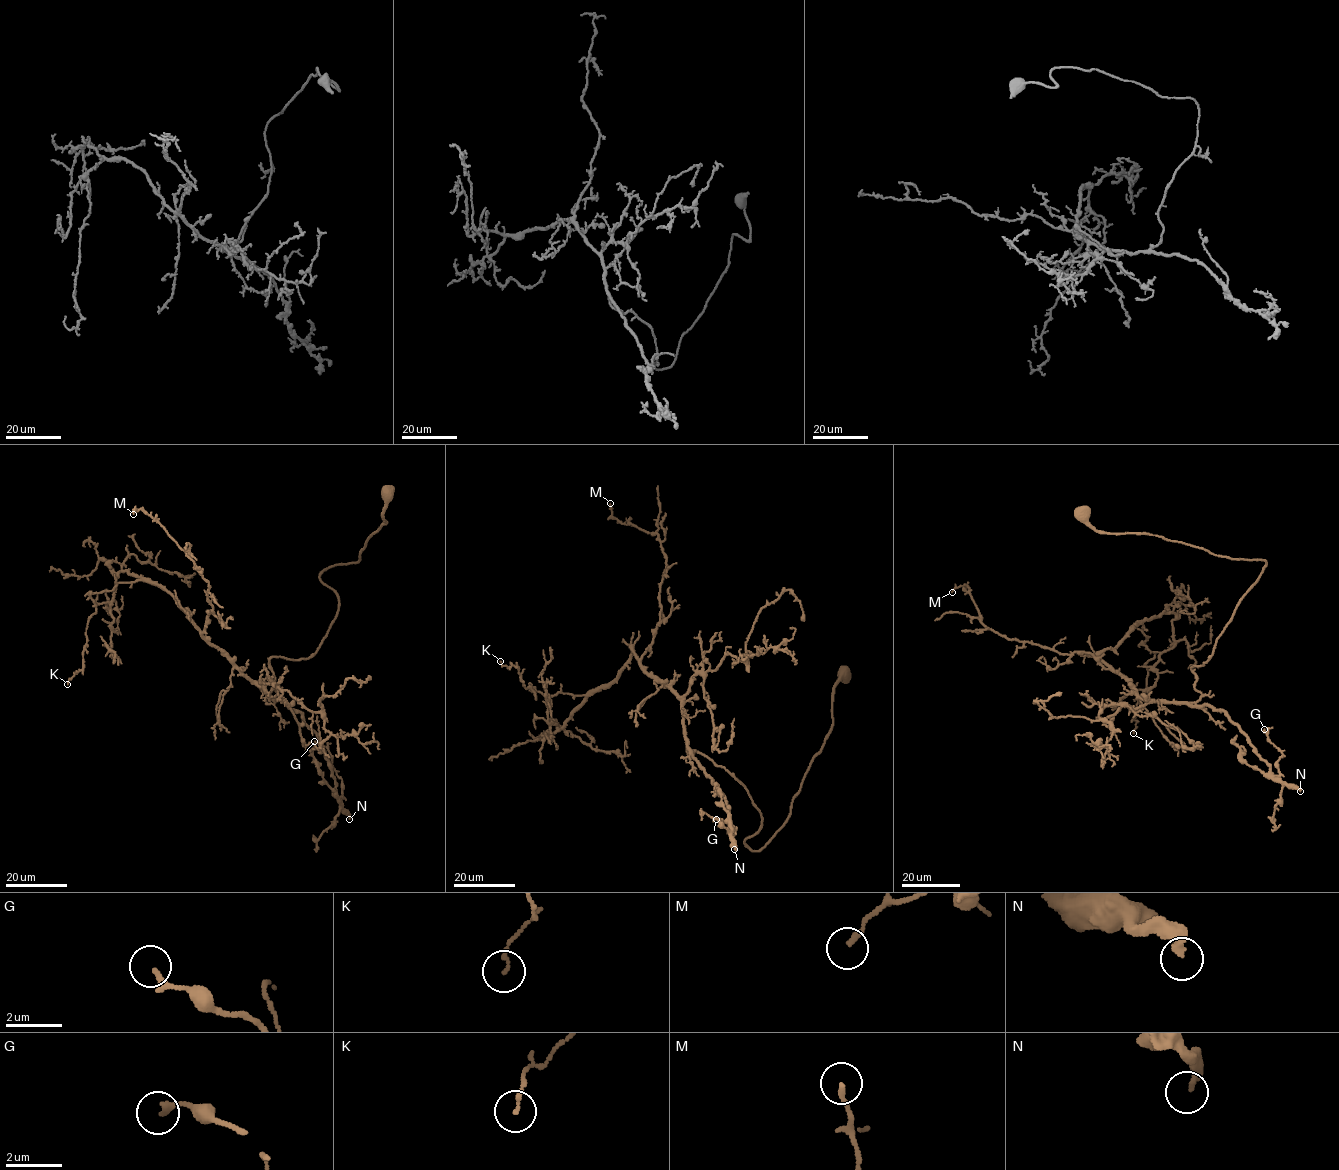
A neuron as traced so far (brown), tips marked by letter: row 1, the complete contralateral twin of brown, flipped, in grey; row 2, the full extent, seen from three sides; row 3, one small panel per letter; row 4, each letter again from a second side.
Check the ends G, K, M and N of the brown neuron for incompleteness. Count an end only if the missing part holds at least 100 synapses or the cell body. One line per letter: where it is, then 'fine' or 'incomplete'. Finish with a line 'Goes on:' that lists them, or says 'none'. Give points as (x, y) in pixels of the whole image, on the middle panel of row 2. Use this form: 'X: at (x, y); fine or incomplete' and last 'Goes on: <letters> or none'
G: at (716, 819); fine
K: at (500, 661); fine
M: at (610, 503); fine
N: at (734, 849); fine
Goes on: none

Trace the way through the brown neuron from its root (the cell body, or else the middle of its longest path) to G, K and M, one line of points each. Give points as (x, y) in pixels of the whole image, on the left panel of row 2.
G: (387, 492), (358, 561), (320, 575), (339, 603), (317, 651), (269, 660), (342, 797), (314, 741)
K: (387, 492), (358, 561), (320, 575), (327, 636), (271, 657), (268, 693), (142, 580), (90, 594), (67, 684)
M: (387, 492), (358, 561), (320, 575), (327, 636), (271, 657), (268, 693), (133, 514)

